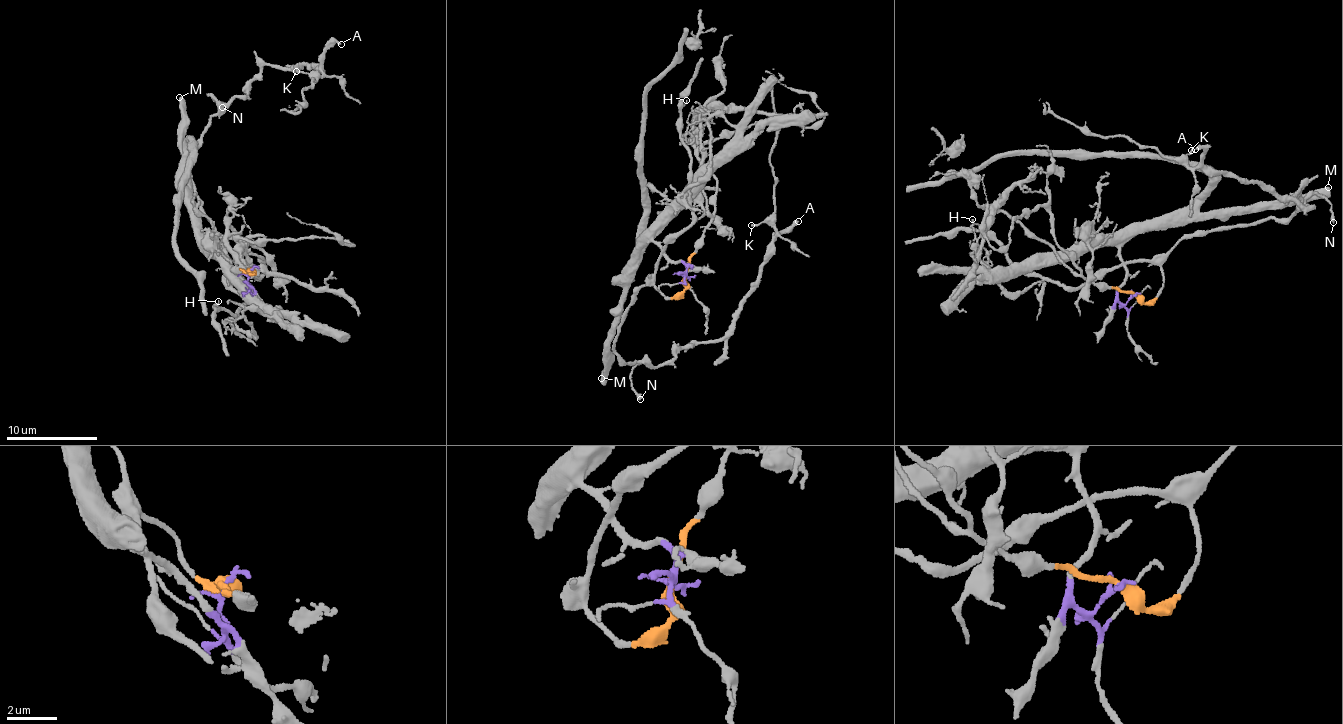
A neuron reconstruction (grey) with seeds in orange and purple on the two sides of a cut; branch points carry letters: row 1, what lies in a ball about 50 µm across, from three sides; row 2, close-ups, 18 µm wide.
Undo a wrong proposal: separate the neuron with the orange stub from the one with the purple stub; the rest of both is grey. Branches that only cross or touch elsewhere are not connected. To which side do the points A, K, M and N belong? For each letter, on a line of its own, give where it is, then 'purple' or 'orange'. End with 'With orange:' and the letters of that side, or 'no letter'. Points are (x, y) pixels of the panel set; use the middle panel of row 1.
A: (798, 221) | orange
K: (751, 225) | orange
M: (601, 378) | purple
N: (640, 399) | orange
With orange: A, K, N

